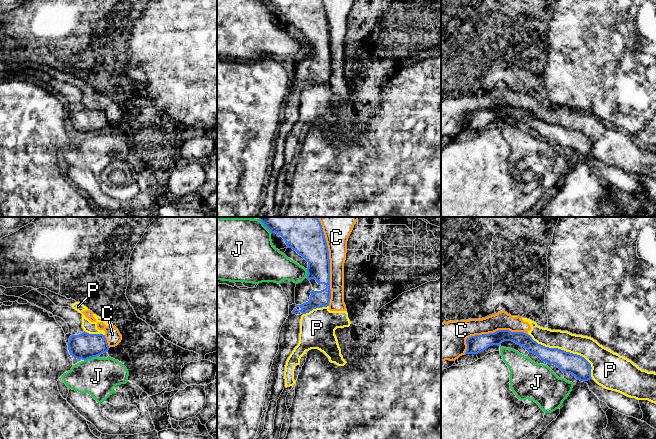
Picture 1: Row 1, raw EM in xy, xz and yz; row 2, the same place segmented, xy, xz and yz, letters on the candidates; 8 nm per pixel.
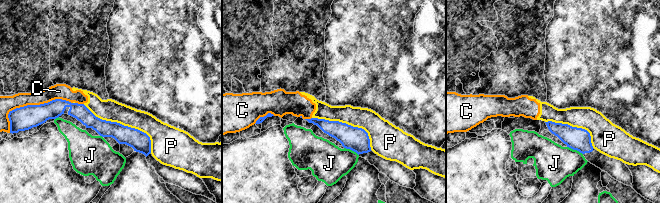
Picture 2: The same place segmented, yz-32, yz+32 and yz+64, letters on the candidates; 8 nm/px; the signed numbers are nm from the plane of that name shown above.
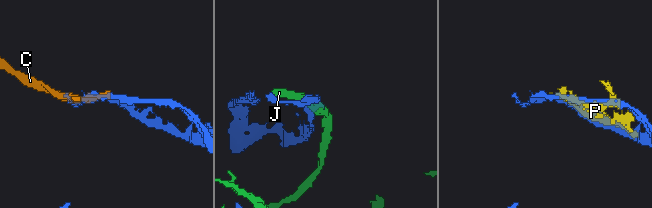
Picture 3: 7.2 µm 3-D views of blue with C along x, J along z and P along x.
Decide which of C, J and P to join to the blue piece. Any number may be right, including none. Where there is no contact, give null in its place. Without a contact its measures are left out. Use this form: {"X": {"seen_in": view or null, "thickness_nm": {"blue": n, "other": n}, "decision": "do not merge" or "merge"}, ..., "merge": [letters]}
{"C": {"seen_in": "xz", "thickness_nm": {"blue": 260, "other": 190}, "decision": "do not merge"}, "J": {"seen_in": "xy", "thickness_nm": {"blue": 220, "other": 300}, "decision": "do not merge"}, "P": {"seen_in": "yz", "thickness_nm": {"blue": 170, "other": 170}, "decision": "do not merge"}, "merge": []}

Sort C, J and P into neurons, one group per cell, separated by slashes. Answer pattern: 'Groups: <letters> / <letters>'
Groups: C P / J

